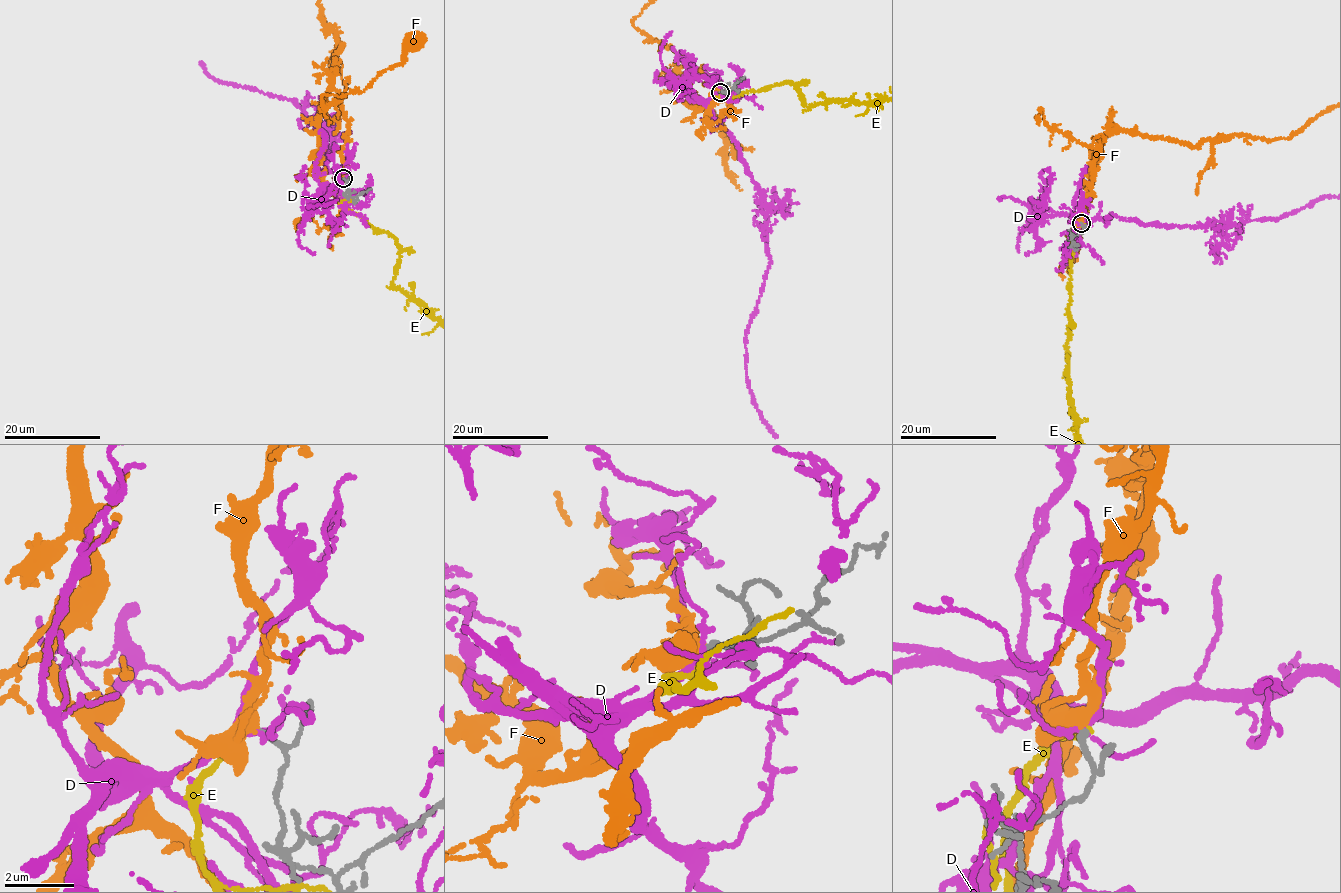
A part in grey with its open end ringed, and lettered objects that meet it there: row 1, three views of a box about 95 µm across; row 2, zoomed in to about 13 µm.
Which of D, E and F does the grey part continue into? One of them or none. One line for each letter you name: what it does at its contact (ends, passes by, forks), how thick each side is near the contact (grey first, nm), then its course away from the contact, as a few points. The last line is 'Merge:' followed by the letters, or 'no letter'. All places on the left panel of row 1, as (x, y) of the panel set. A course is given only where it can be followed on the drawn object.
F: It passes by. Thickness 110 nm (grey) against 420 nm. Its course: (342, 179), (348, 120), (342, 98), (326, 108), (322, 95), (369, 87), (402, 62), (411, 41)
Merge: F

